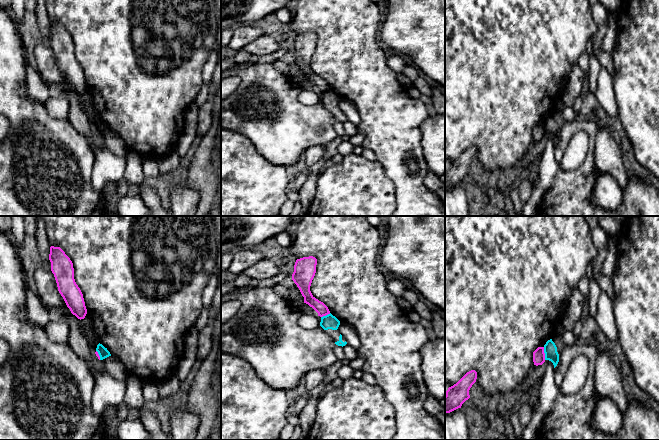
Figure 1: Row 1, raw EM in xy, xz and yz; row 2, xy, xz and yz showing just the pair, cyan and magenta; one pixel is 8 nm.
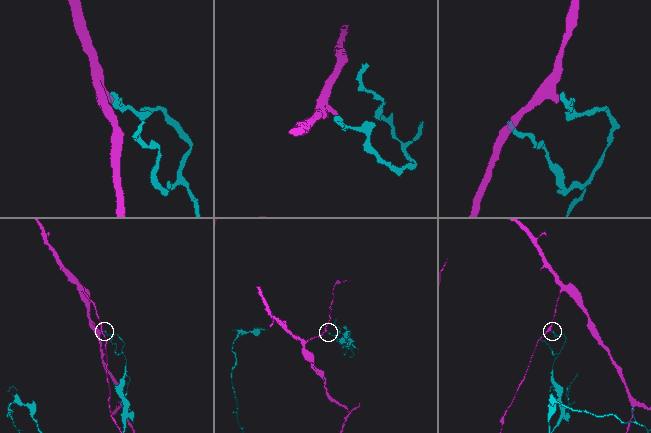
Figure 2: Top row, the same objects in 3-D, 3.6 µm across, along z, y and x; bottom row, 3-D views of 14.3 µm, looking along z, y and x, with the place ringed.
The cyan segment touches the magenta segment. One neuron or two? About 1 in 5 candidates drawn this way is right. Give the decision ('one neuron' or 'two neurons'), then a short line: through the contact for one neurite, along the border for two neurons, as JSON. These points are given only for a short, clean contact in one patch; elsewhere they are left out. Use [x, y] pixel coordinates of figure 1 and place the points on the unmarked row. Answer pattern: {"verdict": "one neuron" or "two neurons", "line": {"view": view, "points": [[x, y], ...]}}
{"verdict": "two neurons", "line": {"view": "yz", "points": [[543, 123], [545, 135]]}}

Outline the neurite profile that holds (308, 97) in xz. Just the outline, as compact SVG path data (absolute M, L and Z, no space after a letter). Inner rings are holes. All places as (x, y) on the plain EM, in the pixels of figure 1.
M302 89L298 98L299 101L305 105L315 105L320 102L321 93L313 90Z

